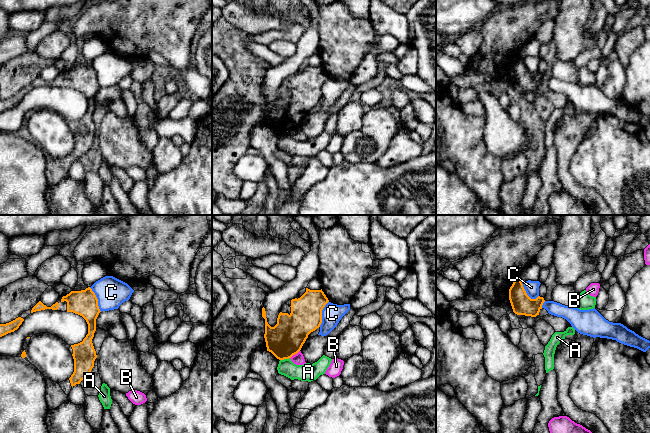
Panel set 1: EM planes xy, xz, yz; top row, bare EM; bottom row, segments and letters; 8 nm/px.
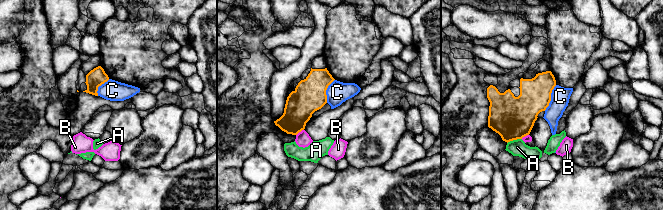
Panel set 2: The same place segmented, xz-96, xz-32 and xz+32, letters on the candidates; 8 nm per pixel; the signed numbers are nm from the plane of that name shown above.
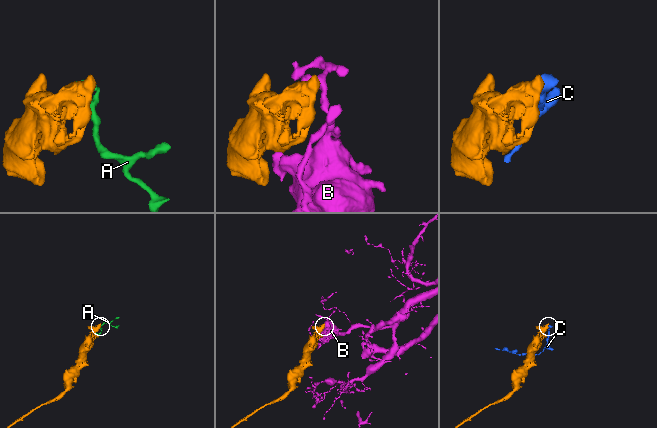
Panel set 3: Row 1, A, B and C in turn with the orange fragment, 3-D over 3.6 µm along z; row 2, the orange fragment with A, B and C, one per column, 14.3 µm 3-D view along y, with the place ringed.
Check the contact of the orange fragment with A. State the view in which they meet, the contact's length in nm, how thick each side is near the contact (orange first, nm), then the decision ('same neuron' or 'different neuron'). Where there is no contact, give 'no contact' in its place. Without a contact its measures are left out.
meets orange in xz; contact 80 nm long; 280 nm thick on the orange side, 140 nm on the other; different neuron

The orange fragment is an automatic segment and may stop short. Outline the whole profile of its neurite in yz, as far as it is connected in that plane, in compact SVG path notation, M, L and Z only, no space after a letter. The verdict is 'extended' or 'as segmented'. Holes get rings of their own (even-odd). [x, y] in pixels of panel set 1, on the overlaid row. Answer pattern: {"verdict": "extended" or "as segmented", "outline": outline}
{"verdict": "as segmented", "outline": "M515 280L510 287L509 300L515 314L531 317L539 315L542 305L545 302L544 298L540 296L536 299L531 299L520 280Z"}

